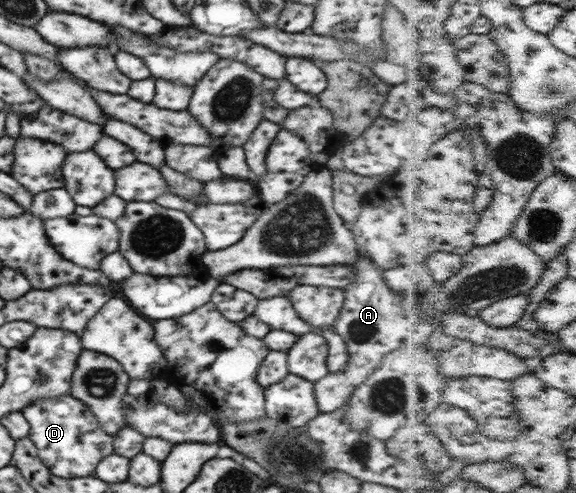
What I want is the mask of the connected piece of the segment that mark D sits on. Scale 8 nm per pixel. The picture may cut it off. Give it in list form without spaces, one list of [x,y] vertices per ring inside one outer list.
[[[72,395],[34,400],[21,414],[30,423],[29,437],[37,448],[38,456],[54,476],[92,477],[98,462],[114,454],[114,435],[106,433],[86,403]]]

